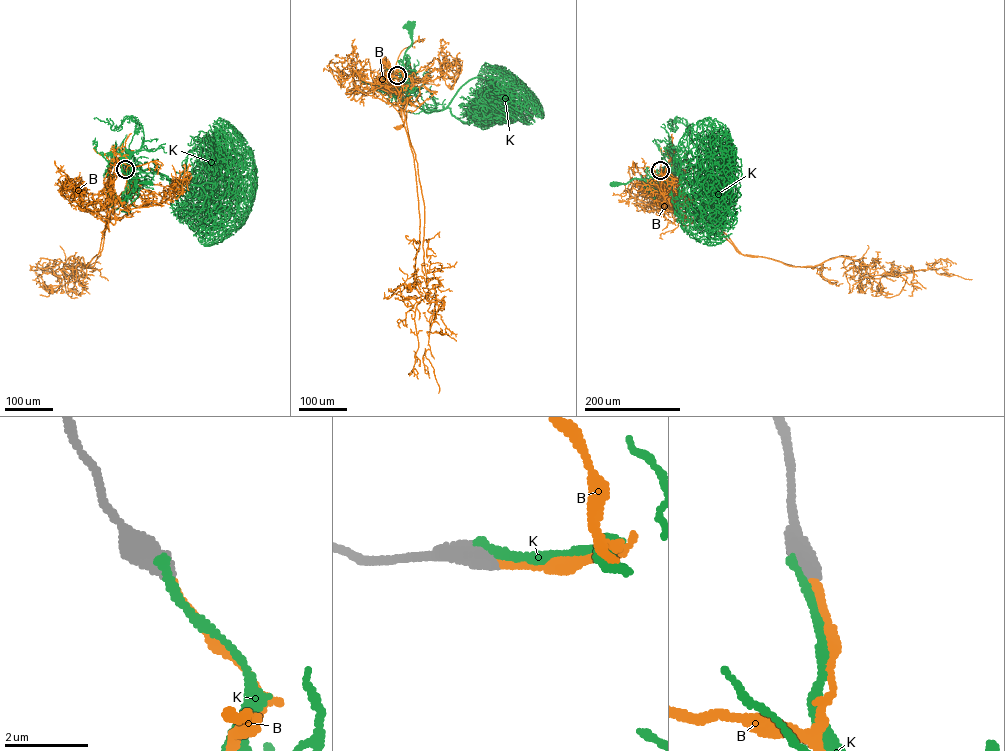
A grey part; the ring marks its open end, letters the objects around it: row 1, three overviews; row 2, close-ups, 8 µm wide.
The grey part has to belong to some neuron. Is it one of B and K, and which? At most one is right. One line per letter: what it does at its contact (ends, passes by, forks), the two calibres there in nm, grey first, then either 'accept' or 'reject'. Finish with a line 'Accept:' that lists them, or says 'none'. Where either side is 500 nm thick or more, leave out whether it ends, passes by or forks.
B: it ends there; 480 nm thick on the grey side, 180 nm on the other; accept
K: 600 nm thick on the grey side, 240 nm on the other; reject
Accept: B

